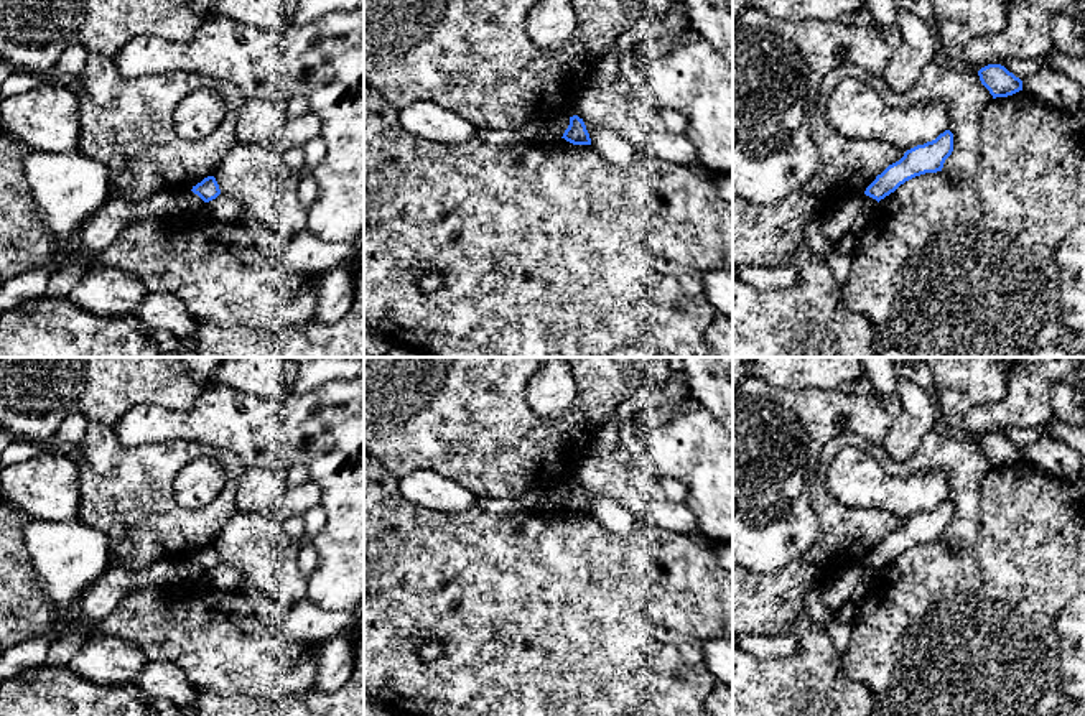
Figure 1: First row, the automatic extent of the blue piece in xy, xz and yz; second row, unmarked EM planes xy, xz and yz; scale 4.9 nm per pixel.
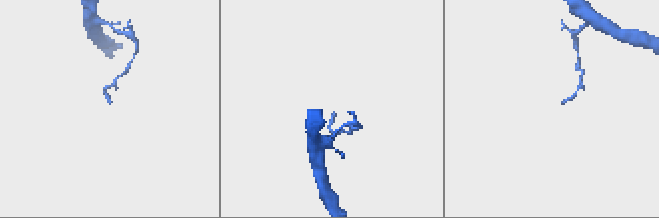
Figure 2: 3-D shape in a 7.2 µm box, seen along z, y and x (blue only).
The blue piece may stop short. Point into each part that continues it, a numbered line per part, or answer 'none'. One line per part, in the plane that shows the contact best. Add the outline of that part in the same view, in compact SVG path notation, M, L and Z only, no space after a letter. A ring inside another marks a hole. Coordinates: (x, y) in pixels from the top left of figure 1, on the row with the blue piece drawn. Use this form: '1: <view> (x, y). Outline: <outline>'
none

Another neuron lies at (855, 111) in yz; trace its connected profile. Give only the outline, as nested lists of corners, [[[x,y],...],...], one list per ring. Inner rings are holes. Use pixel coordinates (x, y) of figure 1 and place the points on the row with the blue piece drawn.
[[[851,77],[831,92],[827,115],[838,133],[848,138],[889,142],[904,151],[935,140],[948,128],[948,109],[943,104],[887,107],[873,89]]]

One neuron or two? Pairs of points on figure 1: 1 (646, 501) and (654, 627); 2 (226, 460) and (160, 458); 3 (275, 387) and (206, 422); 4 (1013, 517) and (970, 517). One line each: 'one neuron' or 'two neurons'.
1: two neurons
2: one neuron
3: two neurons
4: two neurons

